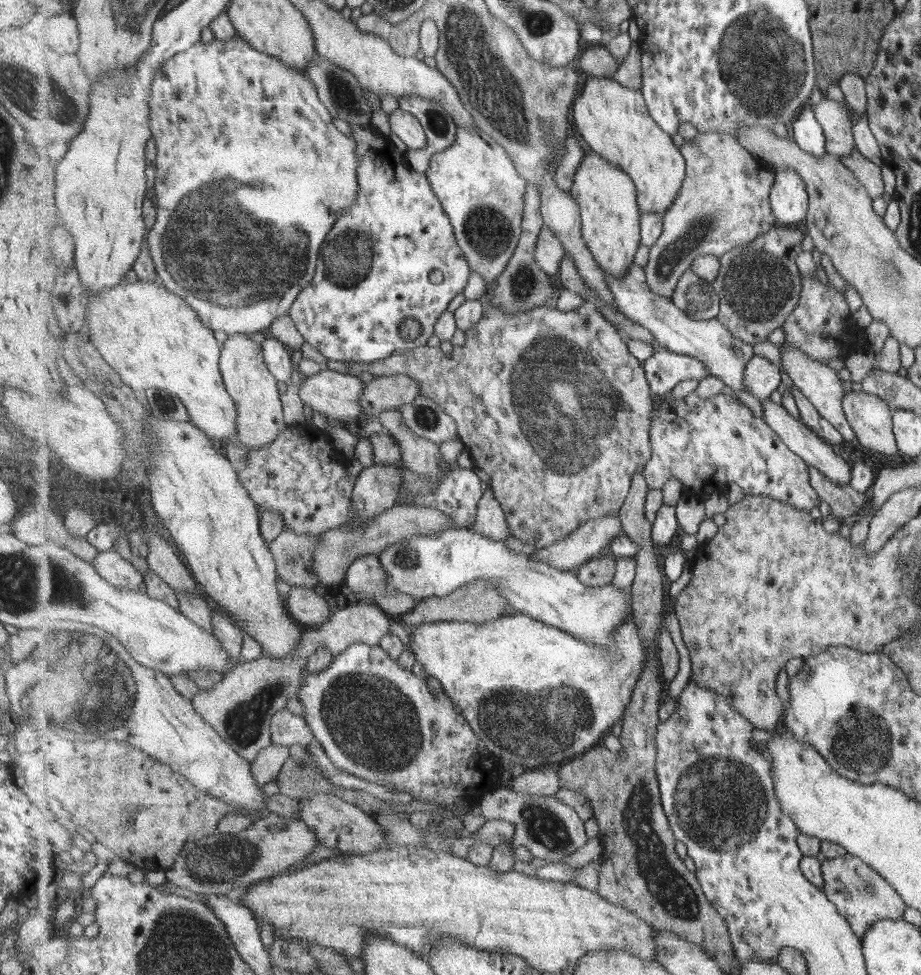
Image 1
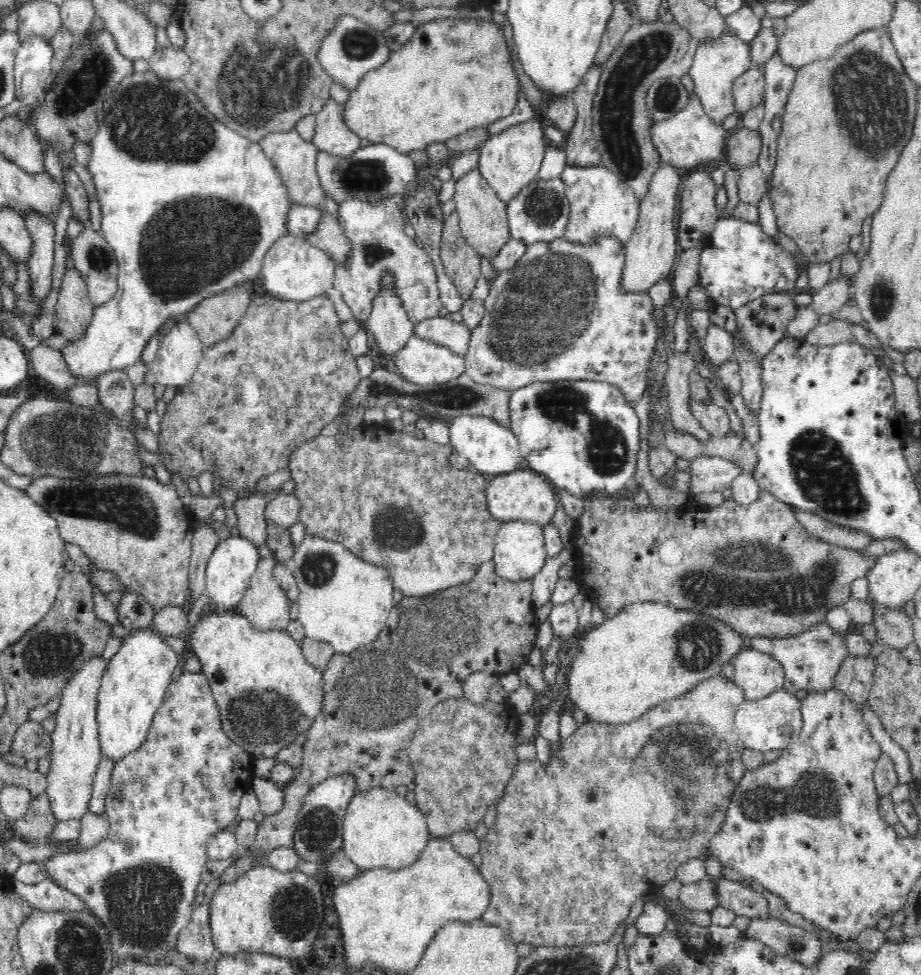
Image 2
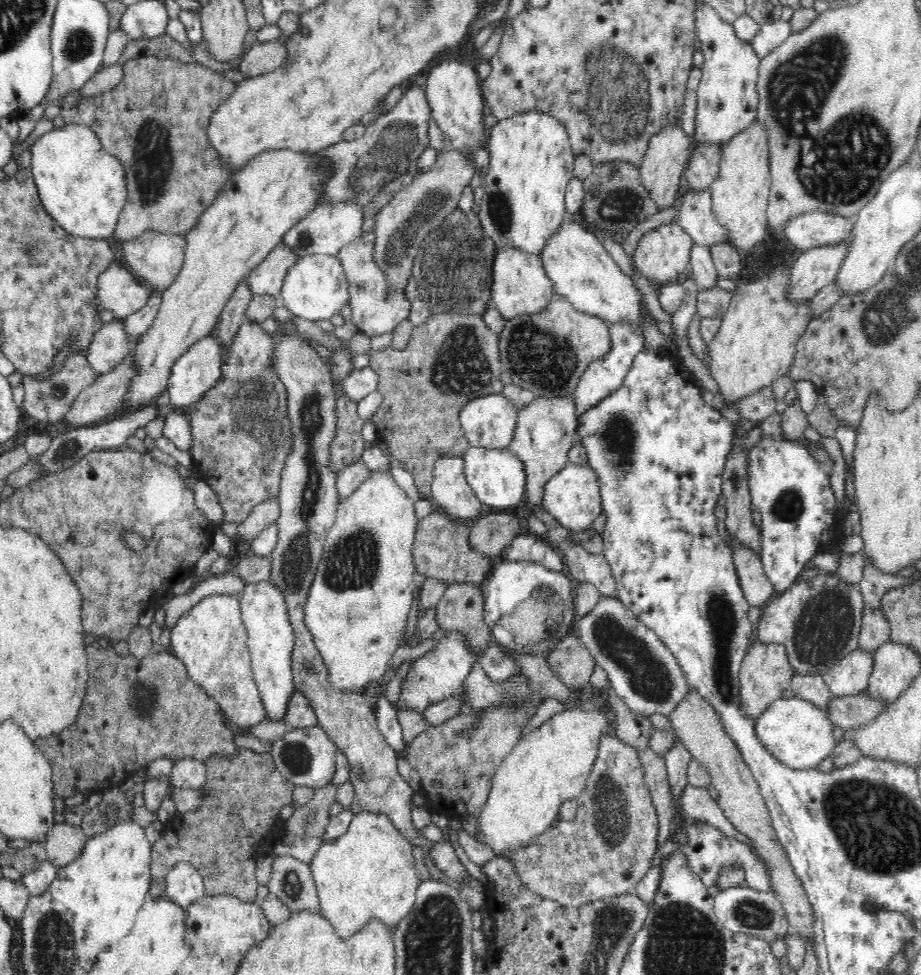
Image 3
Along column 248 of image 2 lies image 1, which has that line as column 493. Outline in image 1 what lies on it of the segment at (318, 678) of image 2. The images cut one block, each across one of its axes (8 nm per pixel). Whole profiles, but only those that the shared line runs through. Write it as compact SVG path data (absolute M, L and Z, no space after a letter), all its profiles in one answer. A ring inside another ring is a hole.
M630 606L628 620L614 630L616 644L612 644L608 648L599 648L594 644L587 644L584 640L579 640L576 636L565 632L561 628L545 624L543 621L535 620L533 617L519 612L511 612L485 624L439 621L424 622L416 627L405 626L405 629L408 632L407 638L409 638L410 642L409 649L412 649L414 653L418 670L427 676L436 676L442 682L443 691L451 697L456 707L472 726L475 735L478 735L479 739L484 741L489 750L499 756L501 760L510 764L516 763L524 769L535 766L542 768L562 765L567 758L576 758L579 755L583 755L587 750L597 746L597 740L601 740L601 736L604 733L608 733L613 724L623 719L626 706L631 702L632 692L644 671L644 666L648 659L648 646L644 646L643 644L632 606Z

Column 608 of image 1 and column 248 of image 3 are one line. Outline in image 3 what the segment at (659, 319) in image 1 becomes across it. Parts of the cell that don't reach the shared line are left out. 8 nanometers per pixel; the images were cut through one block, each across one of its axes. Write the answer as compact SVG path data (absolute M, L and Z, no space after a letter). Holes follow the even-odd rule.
M282 241L270 252L270 255L260 261L246 278L252 294L272 294L278 296L282 288L283 278L287 270L299 259L288 243Z

